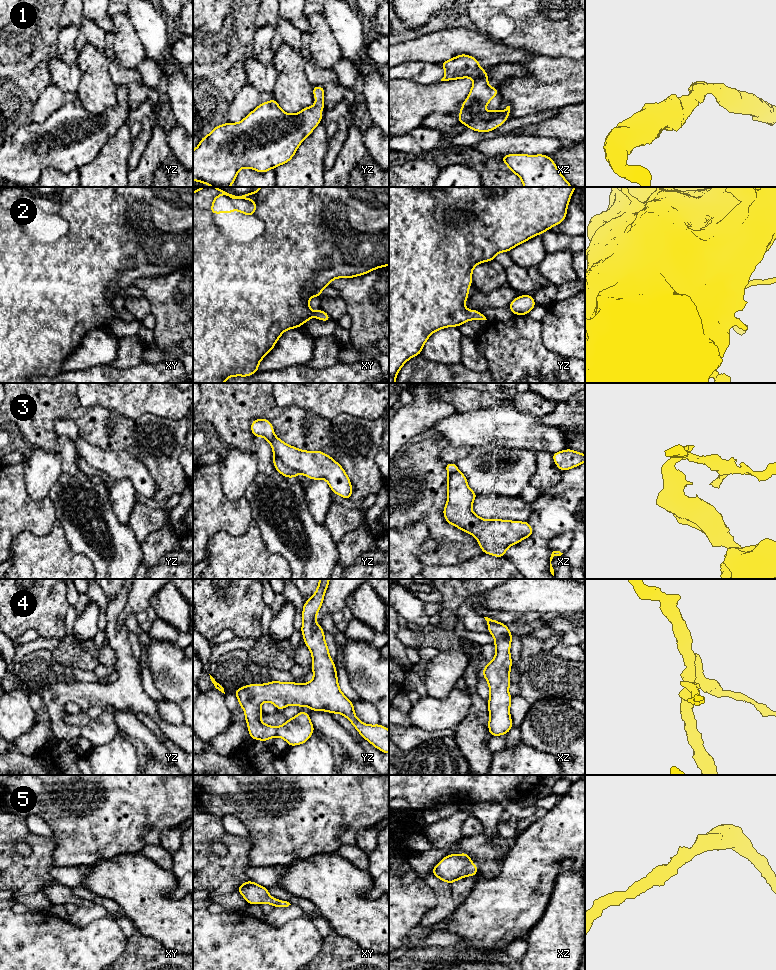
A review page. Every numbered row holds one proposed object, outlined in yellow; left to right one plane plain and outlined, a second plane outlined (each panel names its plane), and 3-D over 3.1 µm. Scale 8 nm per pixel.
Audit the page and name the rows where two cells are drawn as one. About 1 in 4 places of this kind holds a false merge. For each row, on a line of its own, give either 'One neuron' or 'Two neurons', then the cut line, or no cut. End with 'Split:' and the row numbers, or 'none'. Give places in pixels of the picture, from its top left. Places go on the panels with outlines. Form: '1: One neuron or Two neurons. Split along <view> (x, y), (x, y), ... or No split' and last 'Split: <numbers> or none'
1: One neuron. No split
2: One neuron. No split
3: Two neurons. Split along yz (273, 451), (288, 467), (298, 472)
4: One neuron. No split
5: One neuron. No split
Split: 3

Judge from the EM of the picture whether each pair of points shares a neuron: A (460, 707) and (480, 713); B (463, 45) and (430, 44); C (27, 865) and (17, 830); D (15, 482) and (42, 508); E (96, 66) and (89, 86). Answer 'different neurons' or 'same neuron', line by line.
A: different neurons
B: same neuron
C: same neuron
D: same neuron
E: same neuron

